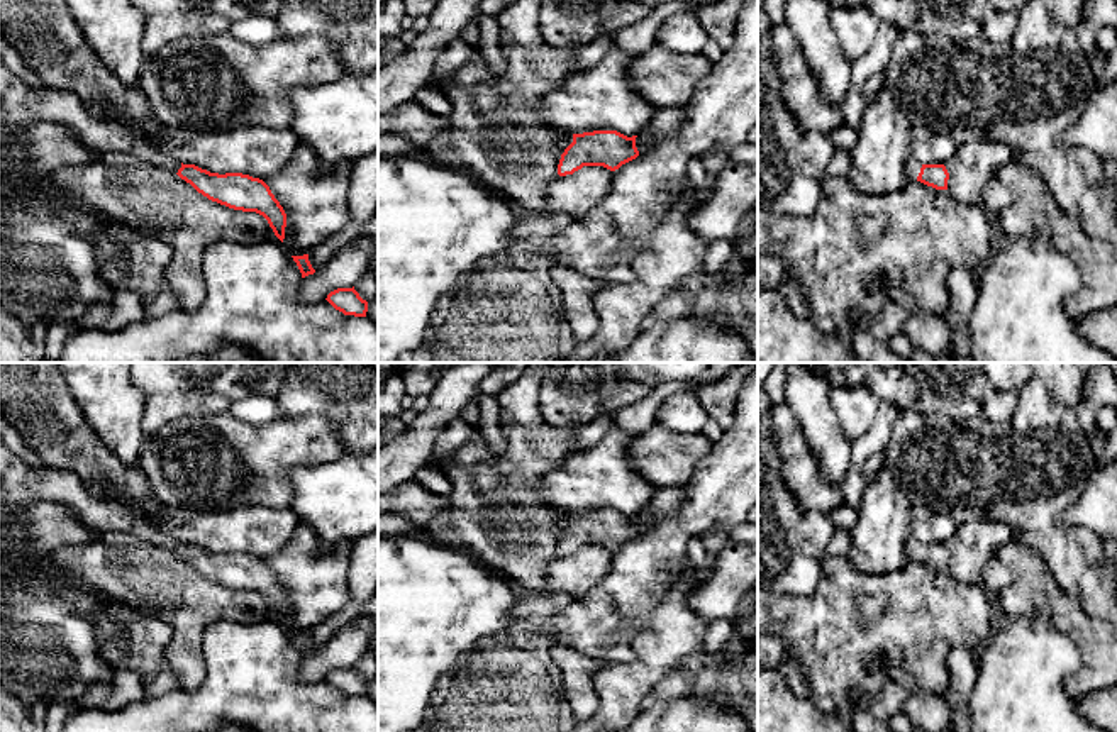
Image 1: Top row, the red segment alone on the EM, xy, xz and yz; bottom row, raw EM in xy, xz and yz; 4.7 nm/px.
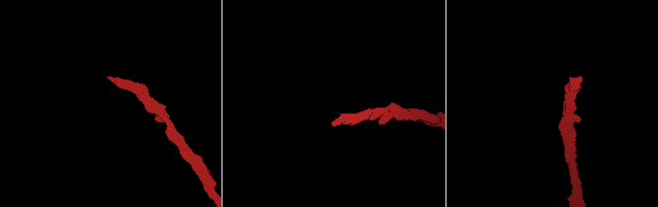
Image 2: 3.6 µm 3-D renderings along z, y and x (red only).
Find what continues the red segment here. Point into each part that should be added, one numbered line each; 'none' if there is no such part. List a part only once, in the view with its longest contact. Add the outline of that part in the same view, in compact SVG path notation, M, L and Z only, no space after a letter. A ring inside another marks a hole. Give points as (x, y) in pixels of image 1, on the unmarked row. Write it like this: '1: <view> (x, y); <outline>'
1: yz (912, 546); M910 535L903 546L903 552L910 561L917 561L917 556L920 552L922 542Z

